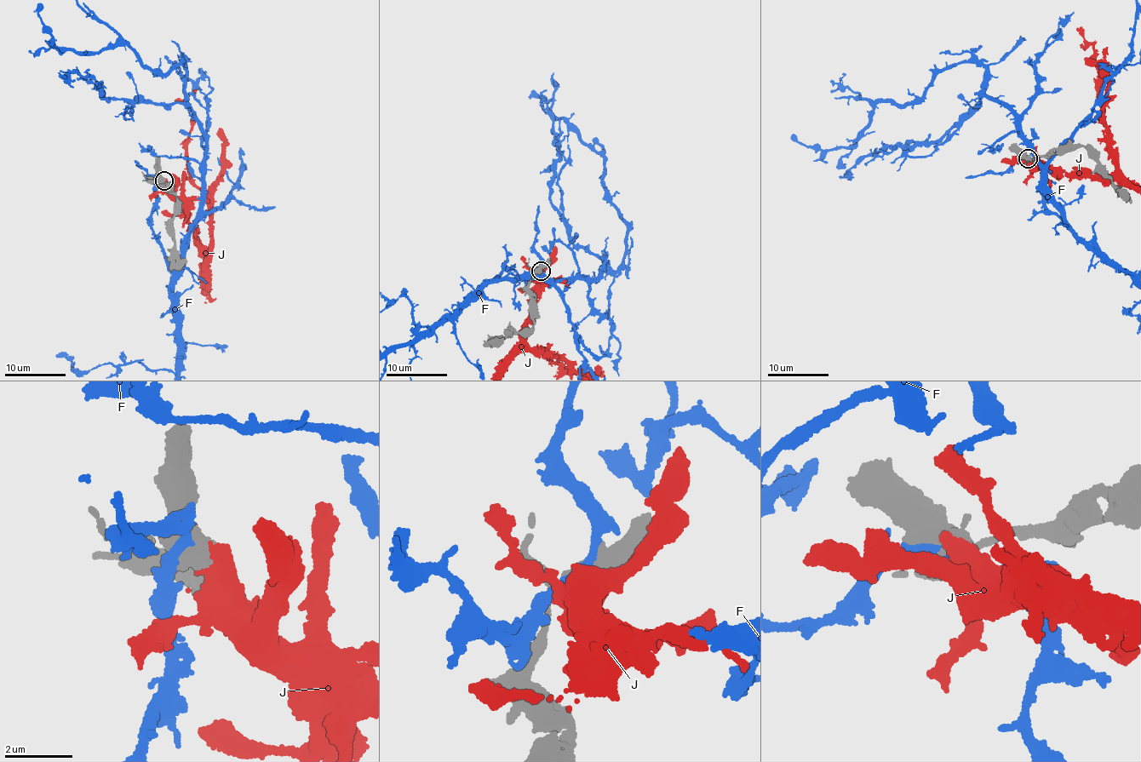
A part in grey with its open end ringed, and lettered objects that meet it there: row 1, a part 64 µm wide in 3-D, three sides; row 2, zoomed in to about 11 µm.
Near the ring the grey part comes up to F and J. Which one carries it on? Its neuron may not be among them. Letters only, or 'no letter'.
J

